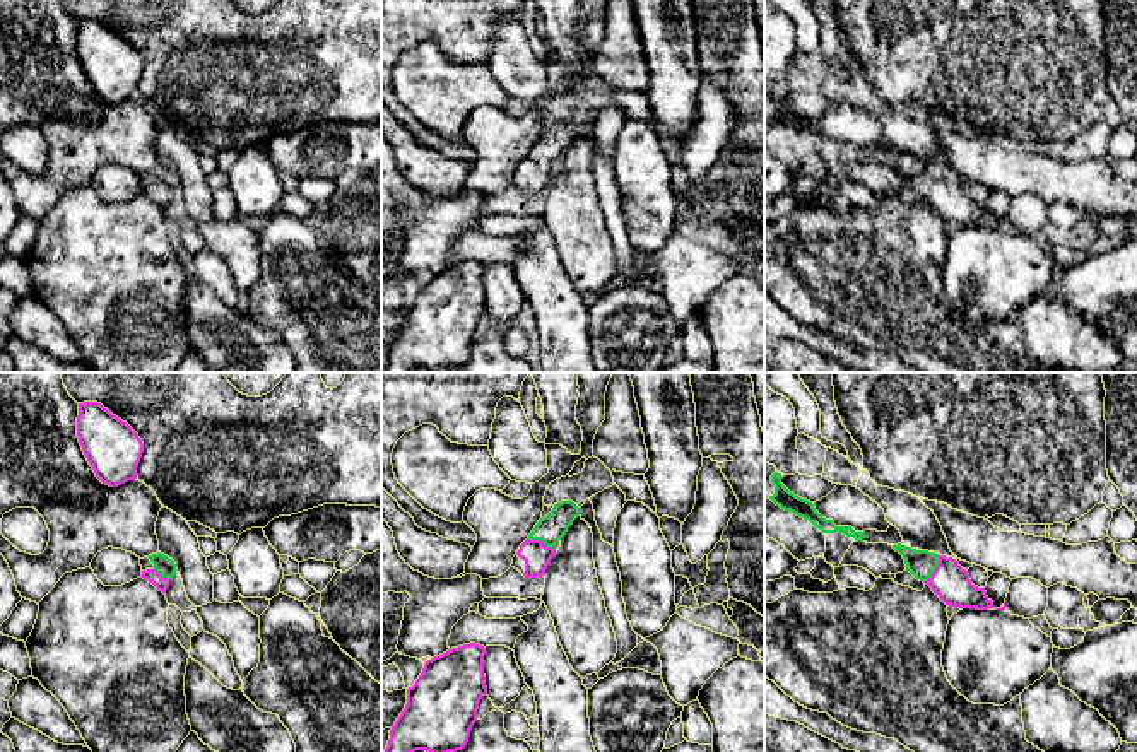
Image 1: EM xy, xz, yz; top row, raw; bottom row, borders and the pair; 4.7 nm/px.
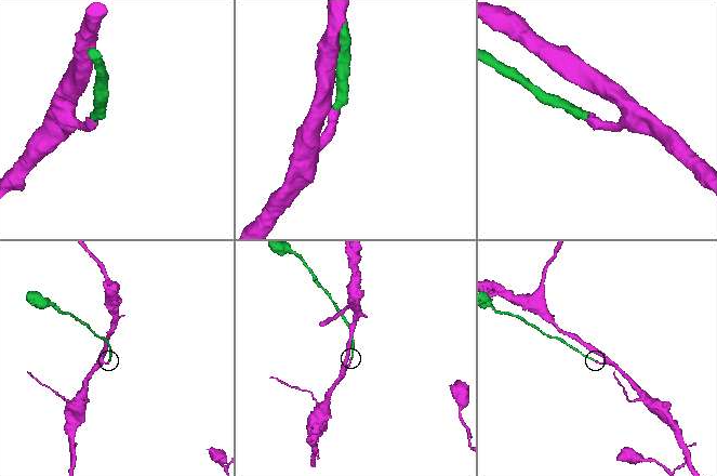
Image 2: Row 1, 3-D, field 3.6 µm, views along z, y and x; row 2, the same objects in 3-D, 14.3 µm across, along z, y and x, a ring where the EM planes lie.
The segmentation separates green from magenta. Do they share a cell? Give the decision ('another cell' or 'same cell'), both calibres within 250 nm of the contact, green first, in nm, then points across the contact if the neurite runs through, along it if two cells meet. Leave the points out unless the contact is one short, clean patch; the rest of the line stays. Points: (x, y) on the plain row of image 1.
same cell | 140/120 nm | across xz (551, 146), (541, 158), (534, 170)

